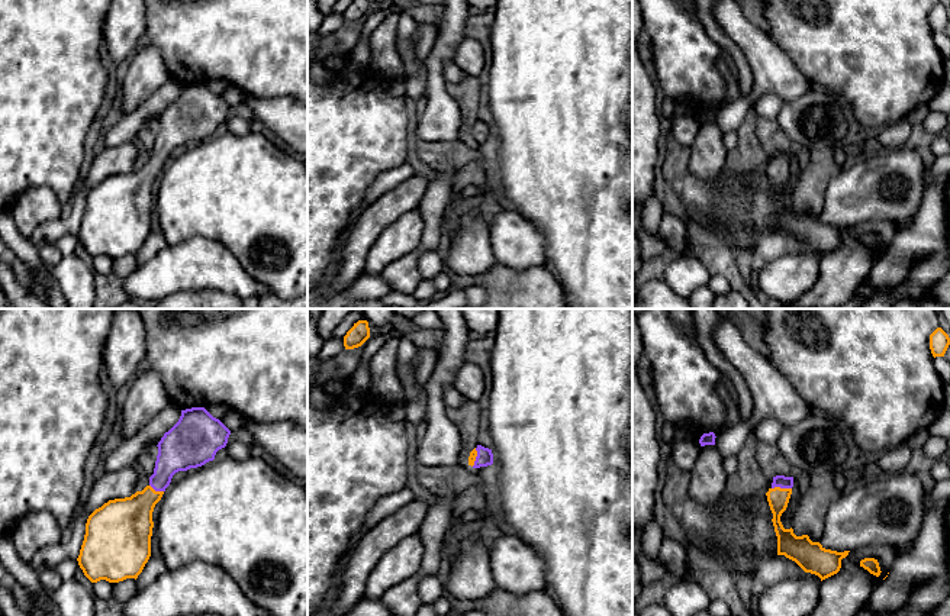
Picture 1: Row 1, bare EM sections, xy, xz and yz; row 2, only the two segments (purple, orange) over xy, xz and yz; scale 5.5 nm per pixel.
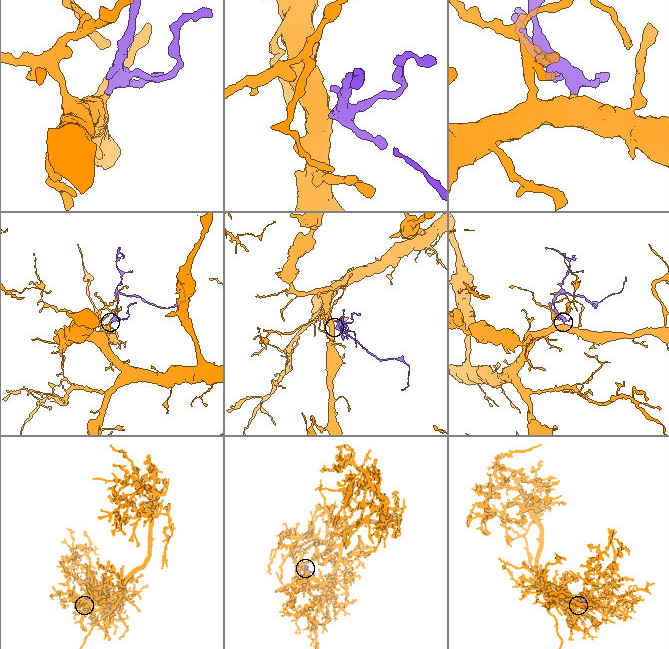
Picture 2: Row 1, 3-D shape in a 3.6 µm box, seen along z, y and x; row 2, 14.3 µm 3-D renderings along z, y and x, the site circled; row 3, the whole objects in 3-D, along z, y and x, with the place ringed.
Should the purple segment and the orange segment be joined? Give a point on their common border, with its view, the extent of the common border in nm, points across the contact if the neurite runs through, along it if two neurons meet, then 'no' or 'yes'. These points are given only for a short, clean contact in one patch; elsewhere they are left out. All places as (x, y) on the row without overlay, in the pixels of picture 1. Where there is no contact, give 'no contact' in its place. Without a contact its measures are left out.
yz (781, 163) | 110 nm | across yz (782, 157), (781, 163), (778, 173) | yes

